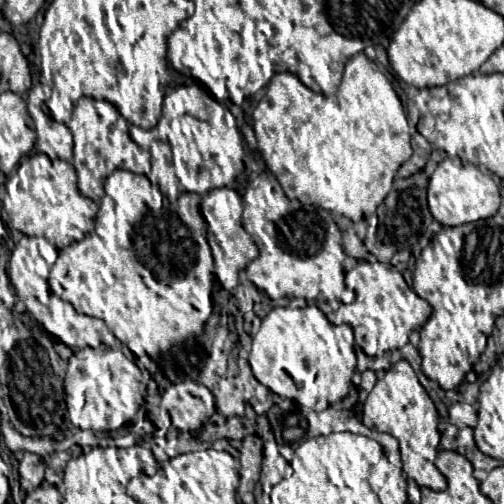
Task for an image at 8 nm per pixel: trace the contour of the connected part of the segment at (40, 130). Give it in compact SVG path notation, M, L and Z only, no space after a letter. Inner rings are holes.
M29 94L27 108L35 124L36 150L46 154L51 160L59 158L65 162L73 162L73 136L69 128L54 121L45 112L45 104L37 94Z

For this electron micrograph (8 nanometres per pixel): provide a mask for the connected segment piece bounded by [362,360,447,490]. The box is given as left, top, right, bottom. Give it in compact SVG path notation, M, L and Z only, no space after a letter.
M407 360L397 362L377 380L375 388L369 392L363 404L362 422L368 428L376 429L377 432L387 432L399 440L403 470L411 480L431 490L447 488L445 476L433 464L441 440L437 430L437 410L431 398L427 396L425 388L419 384L417 374L413 372Z

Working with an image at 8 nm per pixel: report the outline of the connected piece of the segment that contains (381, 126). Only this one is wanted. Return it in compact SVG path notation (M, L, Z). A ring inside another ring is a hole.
M363 52L347 62L338 97L341 100L335 96L315 94L291 72L275 74L263 100L252 113L252 127L261 158L275 174L289 199L297 199L301 204L313 204L359 222L377 210L389 194L399 166L411 158L409 124L391 82Z

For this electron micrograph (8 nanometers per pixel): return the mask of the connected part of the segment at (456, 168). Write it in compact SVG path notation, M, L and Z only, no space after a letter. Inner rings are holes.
M447 158L447 160L439 162L437 170L433 172L433 176L429 180L427 198L429 198L431 214L443 226L461 226L465 222L475 222L475 220L489 218L497 212L497 208L501 204L499 186L493 180L493 176L483 172L475 164L461 162L459 158L451 158L451 160Z

